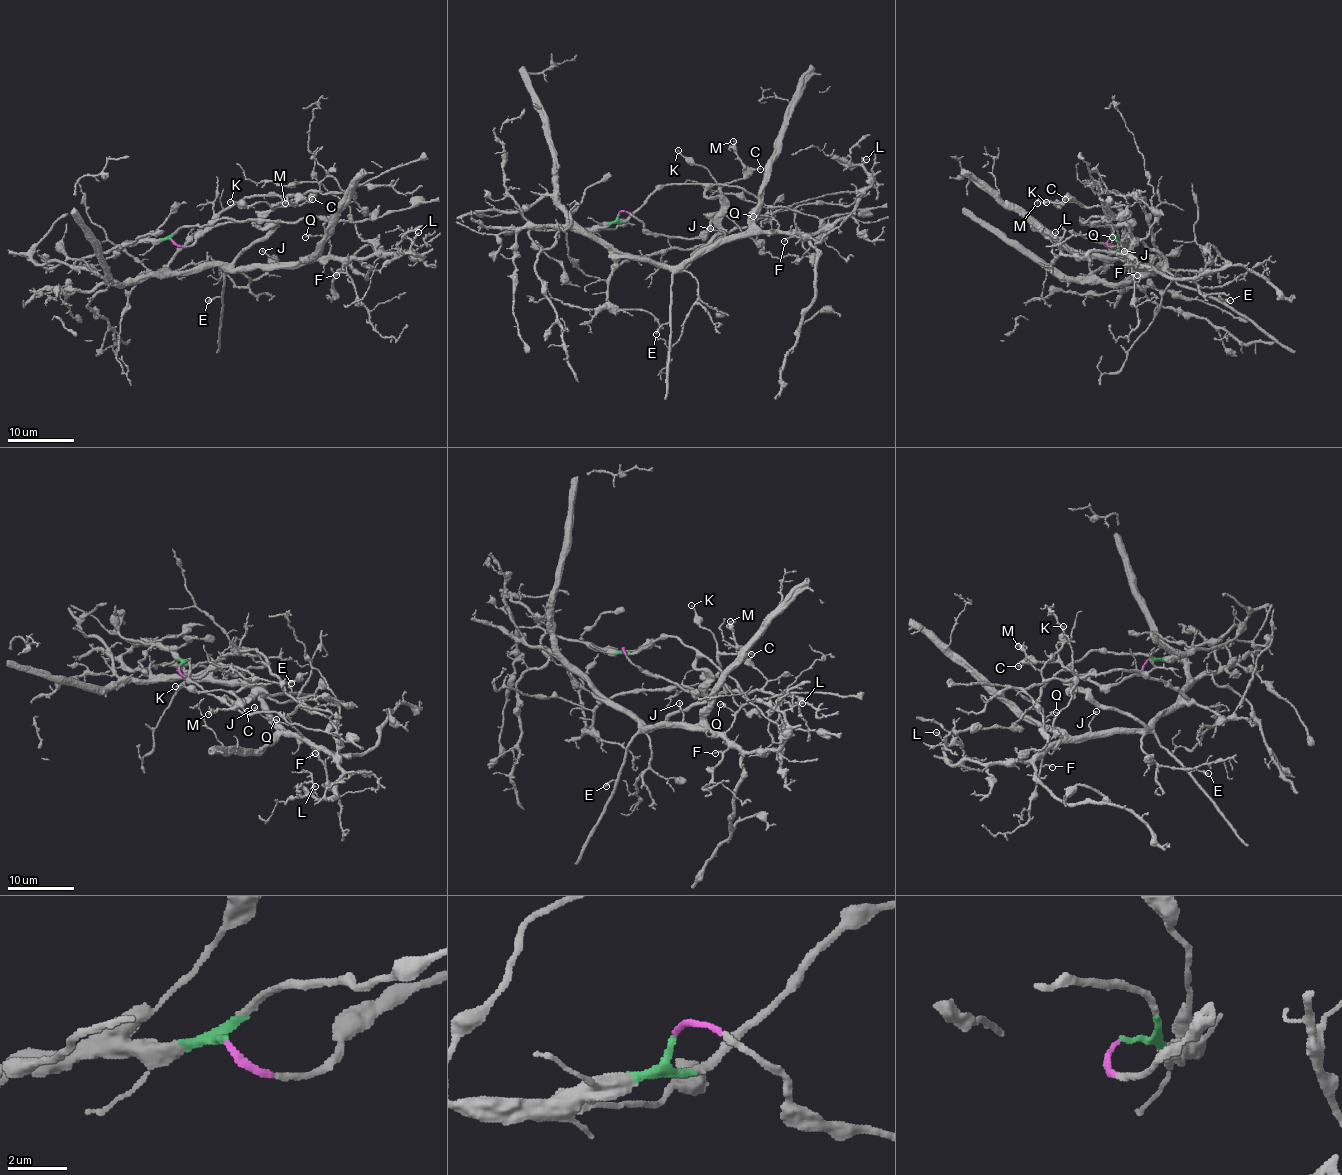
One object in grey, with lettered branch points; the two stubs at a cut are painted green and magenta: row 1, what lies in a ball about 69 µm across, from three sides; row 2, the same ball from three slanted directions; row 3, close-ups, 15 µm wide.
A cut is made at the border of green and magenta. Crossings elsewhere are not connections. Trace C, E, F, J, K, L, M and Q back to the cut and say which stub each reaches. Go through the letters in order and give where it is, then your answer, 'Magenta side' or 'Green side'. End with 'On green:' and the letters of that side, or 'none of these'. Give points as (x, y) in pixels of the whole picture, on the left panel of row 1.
C: Place: (312, 199). Magenta side
E: Place: (208, 300). Green side
F: Place: (336, 275). Green side
J: Place: (262, 251). Green side
K: Place: (230, 202). Magenta side
L: Place: (418, 232). Green side
M: Place: (285, 203). Magenta side
Q: Place: (305, 237). Green side
On green: E, F, J, L, Q

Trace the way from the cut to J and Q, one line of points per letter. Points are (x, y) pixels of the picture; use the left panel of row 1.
J: (170, 237), (182, 227), (217, 219), (324, 219), (326, 255), (278, 262), (261, 250)
Q: (170, 237), (182, 227), (207, 225), (217, 219), (295, 222), (321, 215), (324, 234), (305, 237)

